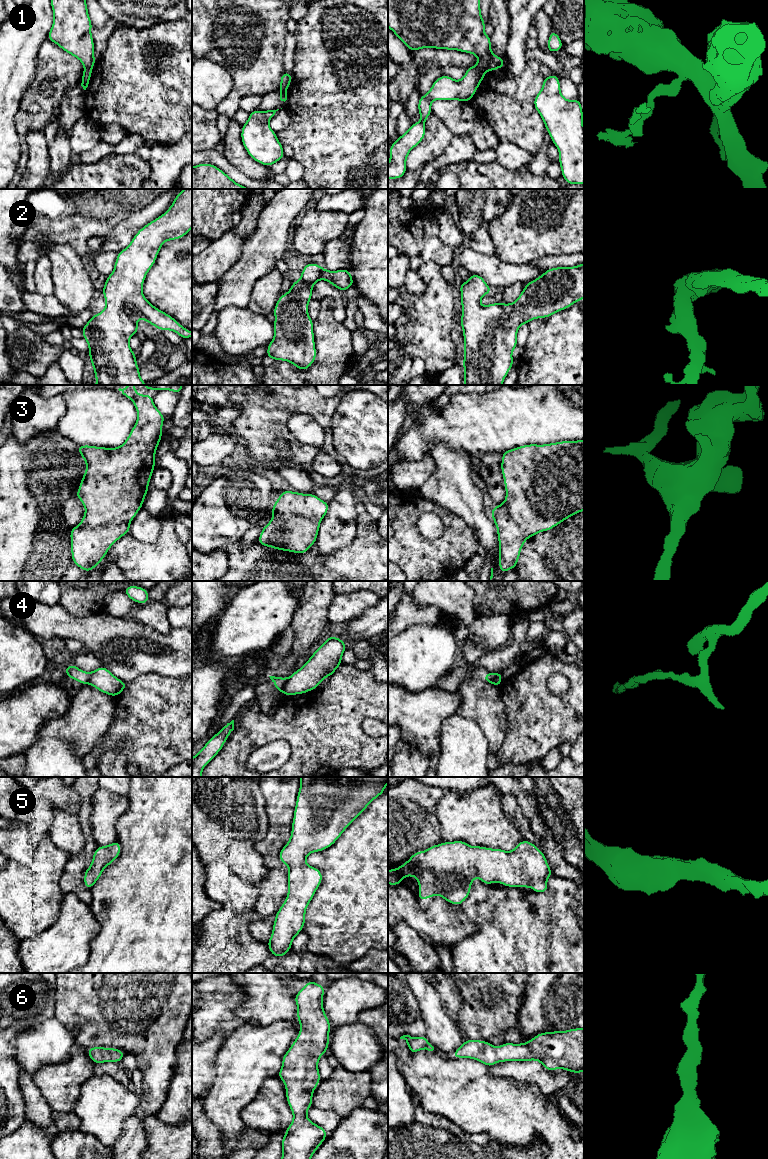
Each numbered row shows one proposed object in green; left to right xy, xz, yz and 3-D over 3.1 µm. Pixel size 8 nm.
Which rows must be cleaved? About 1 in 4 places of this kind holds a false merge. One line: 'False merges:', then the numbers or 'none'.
False merges: 1, 4

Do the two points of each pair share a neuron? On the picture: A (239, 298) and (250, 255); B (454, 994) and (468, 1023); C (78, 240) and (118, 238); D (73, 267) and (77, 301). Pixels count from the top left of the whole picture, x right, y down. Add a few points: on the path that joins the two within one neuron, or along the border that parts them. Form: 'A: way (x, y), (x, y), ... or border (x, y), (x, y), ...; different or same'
A: way (239, 287), (240, 277), (250, 266); same
B: border (456, 984), (461, 995), (461, 1009), (457, 1021); different
C: border (121, 221), (104, 237); different
D: way (73, 275), (75, 293); same

